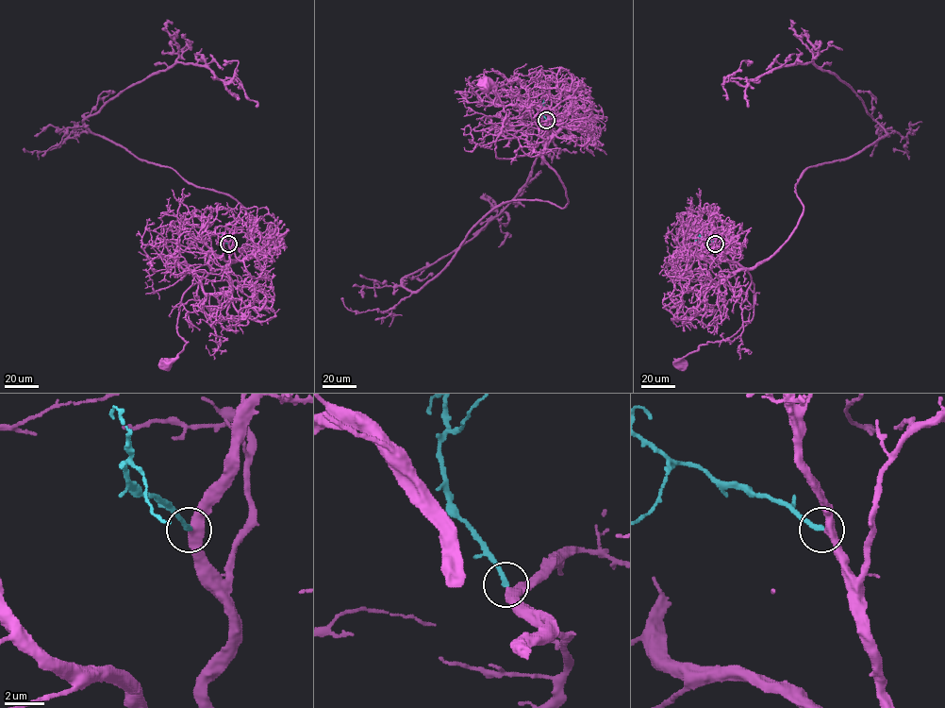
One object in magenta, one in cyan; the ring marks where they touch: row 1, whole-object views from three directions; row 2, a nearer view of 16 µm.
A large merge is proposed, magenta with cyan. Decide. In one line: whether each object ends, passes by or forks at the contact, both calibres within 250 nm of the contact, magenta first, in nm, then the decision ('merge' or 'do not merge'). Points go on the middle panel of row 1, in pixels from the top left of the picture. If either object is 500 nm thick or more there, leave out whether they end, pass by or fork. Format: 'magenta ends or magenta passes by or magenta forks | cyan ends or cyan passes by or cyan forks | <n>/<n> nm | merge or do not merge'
magenta passes by | cyan ends | 440/260 nm | merge

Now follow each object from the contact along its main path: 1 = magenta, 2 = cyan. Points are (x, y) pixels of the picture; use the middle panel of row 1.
1: (546, 120), (552, 136), (540, 152), (498, 158), (495, 140), (505, 112), (496, 89), (486, 85)
2: (546, 120), (541, 111), (544, 100)

